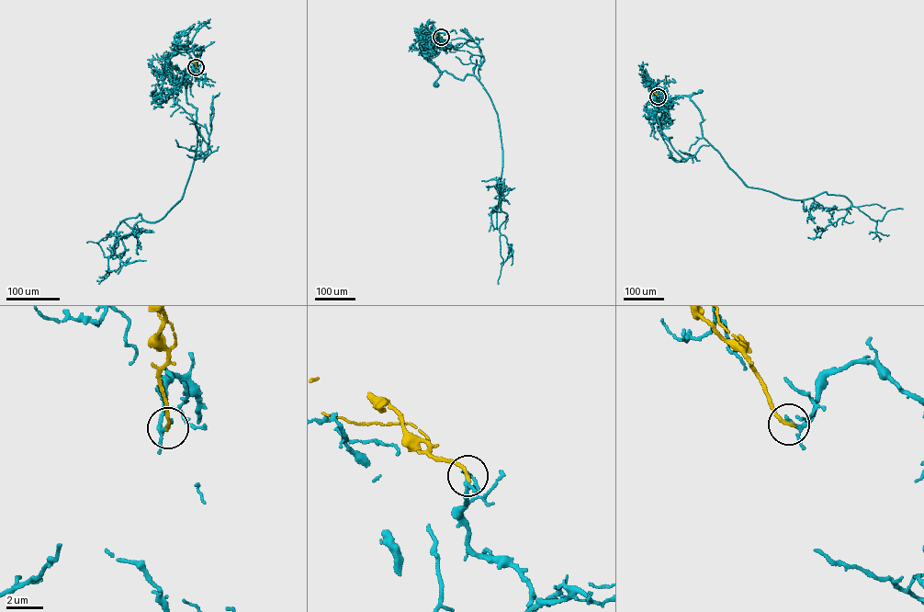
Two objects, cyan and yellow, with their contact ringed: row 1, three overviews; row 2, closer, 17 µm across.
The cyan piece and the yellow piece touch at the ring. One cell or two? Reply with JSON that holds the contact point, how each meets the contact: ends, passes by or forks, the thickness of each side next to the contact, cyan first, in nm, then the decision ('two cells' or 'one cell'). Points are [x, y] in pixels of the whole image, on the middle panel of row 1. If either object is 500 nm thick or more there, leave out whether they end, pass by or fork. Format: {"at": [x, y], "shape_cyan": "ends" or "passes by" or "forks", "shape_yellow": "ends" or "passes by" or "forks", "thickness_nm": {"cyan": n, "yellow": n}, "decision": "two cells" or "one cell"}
{"at": [441, 37], "shape_cyan": "passes by", "shape_yellow": "ends", "thickness_nm": {"cyan": 160, "yellow": 200}, "decision": "two cells"}

